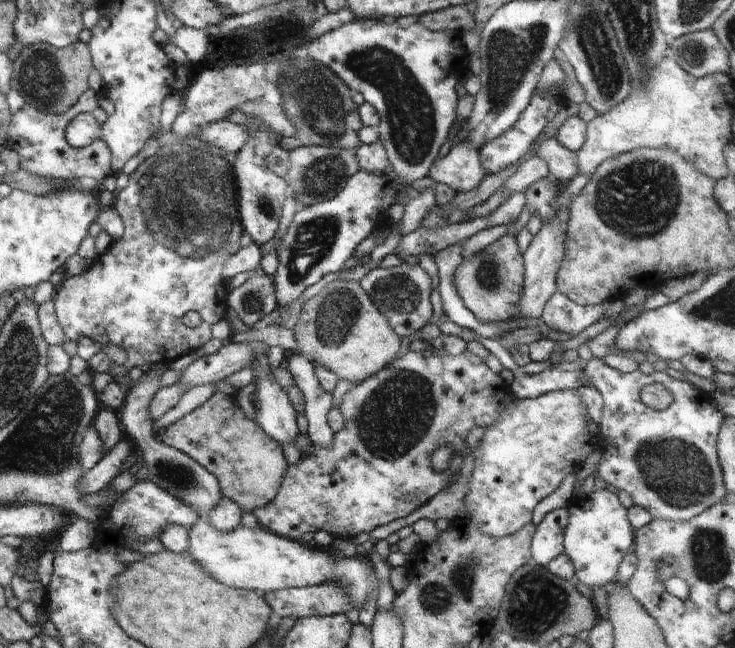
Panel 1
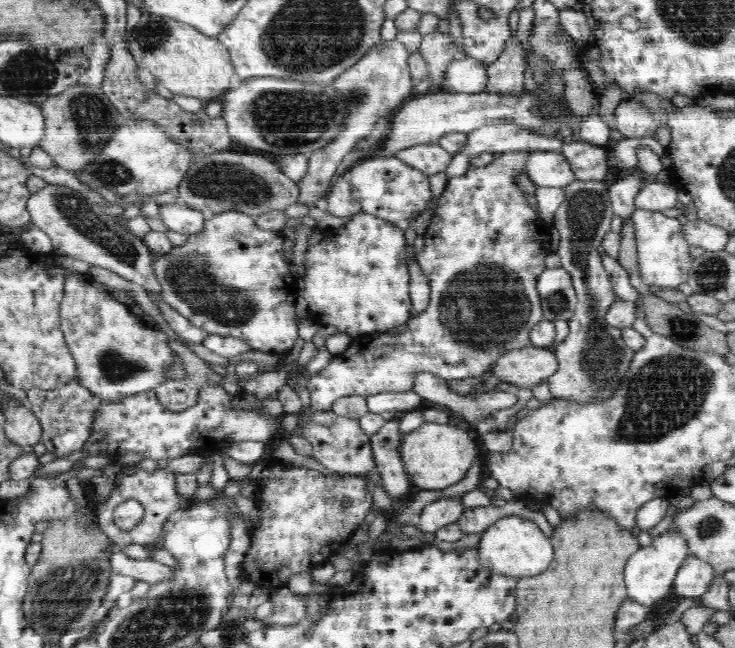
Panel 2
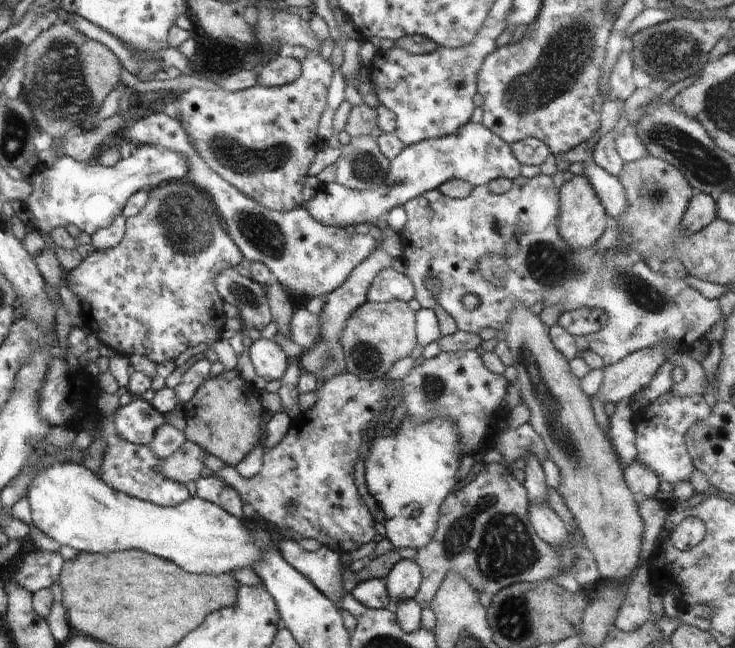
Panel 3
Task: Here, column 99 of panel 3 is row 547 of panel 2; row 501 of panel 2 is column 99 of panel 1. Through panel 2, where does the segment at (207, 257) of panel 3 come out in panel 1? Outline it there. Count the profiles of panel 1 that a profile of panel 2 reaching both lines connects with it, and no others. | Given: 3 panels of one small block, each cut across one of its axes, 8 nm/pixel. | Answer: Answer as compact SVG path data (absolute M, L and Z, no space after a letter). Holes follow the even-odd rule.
M185 143L176 144L175 146L168 145L160 148L155 156L143 160L140 166L129 176L130 180L128 186L117 194L112 205L112 208L116 210L119 218L122 220L123 228L125 229L124 235L122 235L120 239L114 241L104 254L99 254L85 272L82 272L79 276L65 276L63 282L55 290L53 298L53 302L55 303L55 314L67 340L78 343L81 339L88 338L89 340L98 342L100 345L108 346L112 344L112 346L118 346L118 348L122 348L122 350L126 351L126 356L128 358L126 358L126 362L121 366L112 362L103 351L99 351L88 361L89 369L92 372L104 373L112 377L115 375L125 376L132 370L144 369L151 364L156 364L157 366L159 364L168 365L172 360L198 350L213 338L211 336L212 325L219 321L226 320L229 310L227 304L229 291L227 290L221 271L223 265L228 261L228 258L240 250L240 233L243 231L239 218L237 181L233 172L231 157L226 157L215 151L205 152L196 150L196 148L192 150L192 148ZM188 312L197 312L200 315L202 319L200 326L196 326L196 328L184 326L182 318L184 318L184 315L188 314Z

